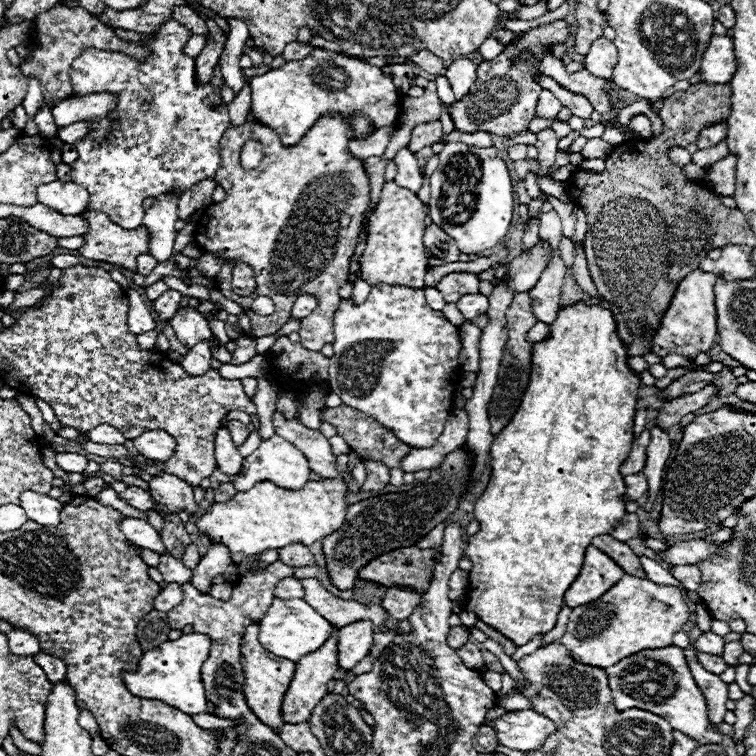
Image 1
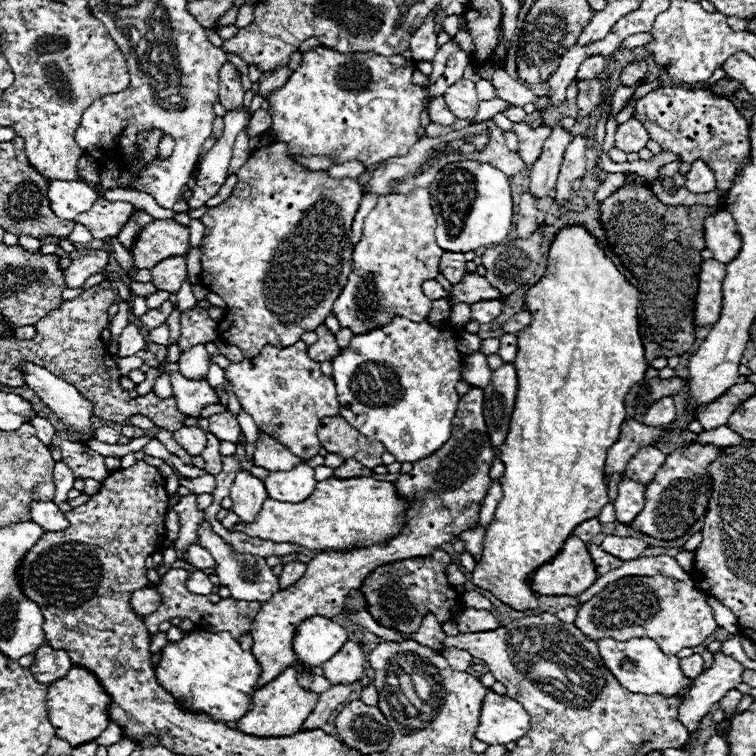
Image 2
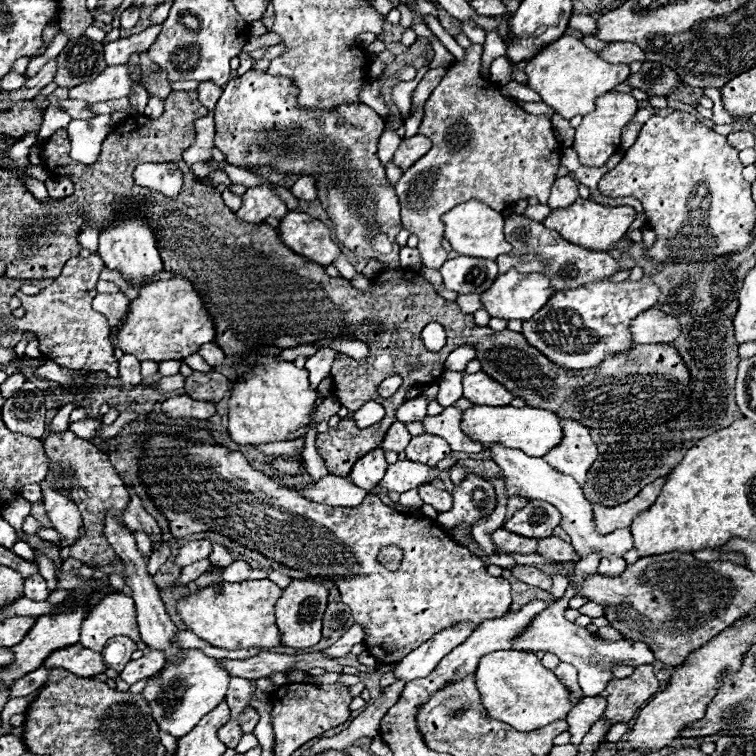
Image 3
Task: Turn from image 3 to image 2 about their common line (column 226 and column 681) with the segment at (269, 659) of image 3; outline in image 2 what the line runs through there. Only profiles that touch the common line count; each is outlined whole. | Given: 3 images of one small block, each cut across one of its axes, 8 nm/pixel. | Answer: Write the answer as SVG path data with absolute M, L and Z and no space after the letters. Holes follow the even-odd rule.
M692 654L690 658L682 658L680 660L680 670L684 672L684 676L688 676L690 680L694 680L700 672L702 672L702 666L704 666L704 660L700 654Z

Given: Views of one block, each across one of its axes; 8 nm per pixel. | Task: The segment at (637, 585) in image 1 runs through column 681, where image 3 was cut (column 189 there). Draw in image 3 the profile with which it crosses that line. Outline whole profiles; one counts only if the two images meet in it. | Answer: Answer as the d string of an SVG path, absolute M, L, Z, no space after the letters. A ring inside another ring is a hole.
M244 580L244 582L222 582L208 586L204 590L198 590L196 594L188 592L176 602L176 612L182 618L182 622L188 626L190 632L194 632L198 638L208 642L214 648L222 650L240 650L240 648L272 648L280 646L280 630L276 628L274 618L274 604L282 596L282 588L278 588L272 580Z

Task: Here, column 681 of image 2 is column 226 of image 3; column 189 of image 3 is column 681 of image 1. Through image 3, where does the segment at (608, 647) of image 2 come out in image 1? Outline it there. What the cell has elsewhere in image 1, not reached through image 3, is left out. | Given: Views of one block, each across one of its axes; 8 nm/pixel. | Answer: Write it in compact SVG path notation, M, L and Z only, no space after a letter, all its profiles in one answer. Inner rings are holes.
M668 646L658 650L650 648L644 652L636 652L636 656L628 656L620 660L620 664L606 668L606 676L608 676L608 686L612 690L612 698L618 710L642 708L652 714L664 716L664 720L668 720L674 730L684 732L694 740L700 740L700 744L722 742L724 736L720 728L712 726L708 720L706 698L690 674L682 648Z

